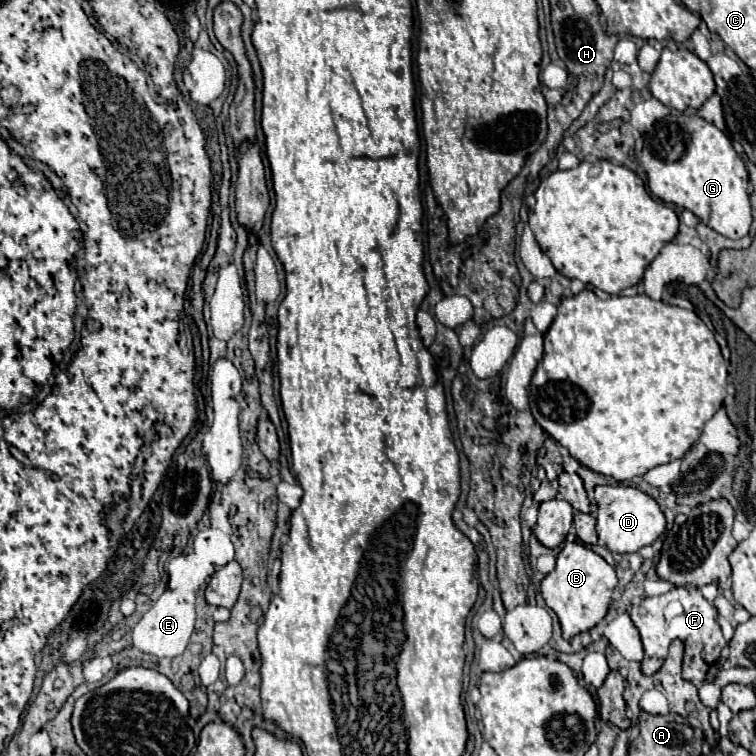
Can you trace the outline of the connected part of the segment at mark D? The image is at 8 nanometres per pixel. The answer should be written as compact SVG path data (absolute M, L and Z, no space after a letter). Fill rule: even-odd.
M598 485L596 487L596 531L598 531L598 542L600 546L608 547L612 553L636 553L644 545L652 545L666 529L666 517L660 509L660 505L646 493L642 493L636 487L626 485Z

